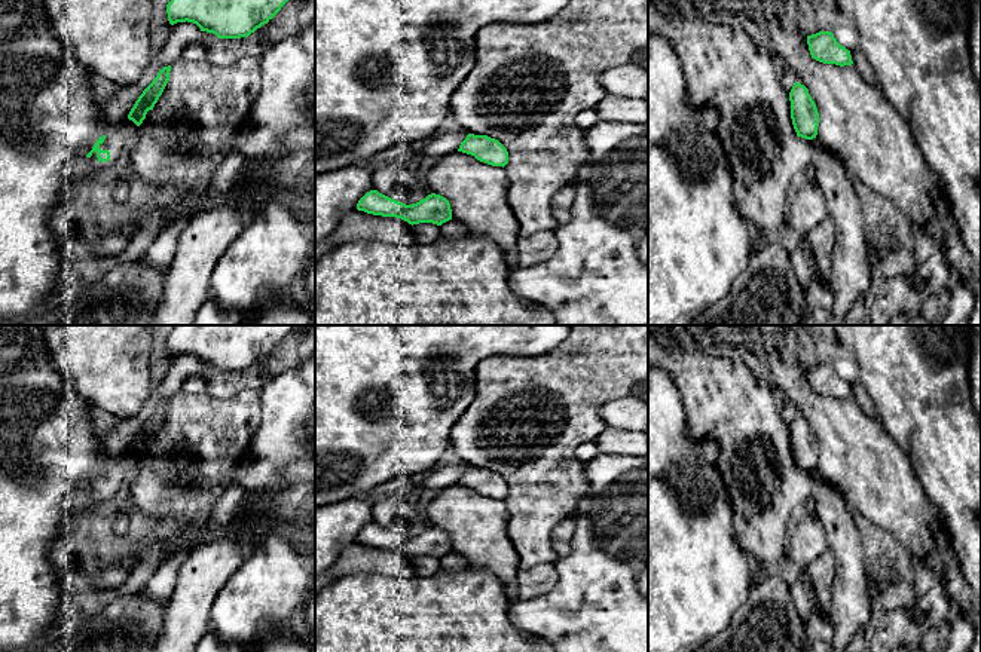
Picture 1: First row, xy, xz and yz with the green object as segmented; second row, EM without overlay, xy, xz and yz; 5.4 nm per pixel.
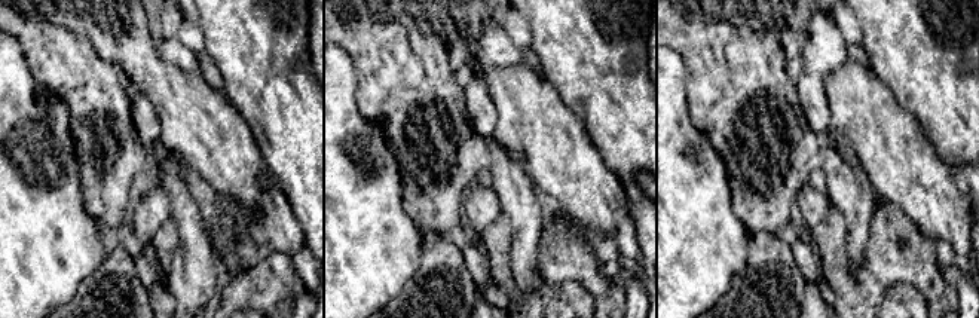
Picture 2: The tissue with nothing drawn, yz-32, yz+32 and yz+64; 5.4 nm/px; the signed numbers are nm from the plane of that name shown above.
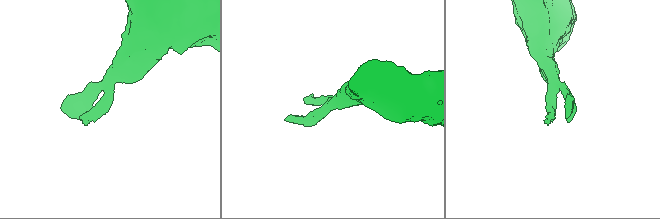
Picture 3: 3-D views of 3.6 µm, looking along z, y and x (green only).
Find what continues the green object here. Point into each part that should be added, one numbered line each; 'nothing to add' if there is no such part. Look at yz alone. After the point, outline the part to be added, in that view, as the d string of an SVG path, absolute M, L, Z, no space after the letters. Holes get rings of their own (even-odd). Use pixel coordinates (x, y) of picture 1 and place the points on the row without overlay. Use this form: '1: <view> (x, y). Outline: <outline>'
nothing to add

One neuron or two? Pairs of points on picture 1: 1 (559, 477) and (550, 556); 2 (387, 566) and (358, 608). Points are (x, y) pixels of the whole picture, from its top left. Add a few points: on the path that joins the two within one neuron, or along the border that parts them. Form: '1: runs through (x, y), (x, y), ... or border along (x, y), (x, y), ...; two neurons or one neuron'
1: runs through (541, 496), (541, 536); one neuron
2: border along (415, 574), (350, 574), (347, 576); two neurons

